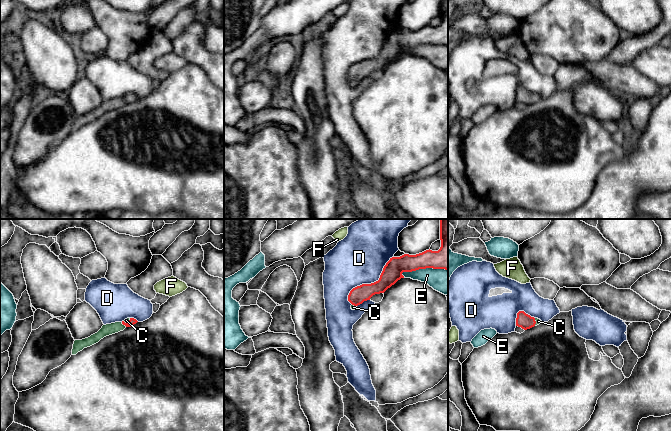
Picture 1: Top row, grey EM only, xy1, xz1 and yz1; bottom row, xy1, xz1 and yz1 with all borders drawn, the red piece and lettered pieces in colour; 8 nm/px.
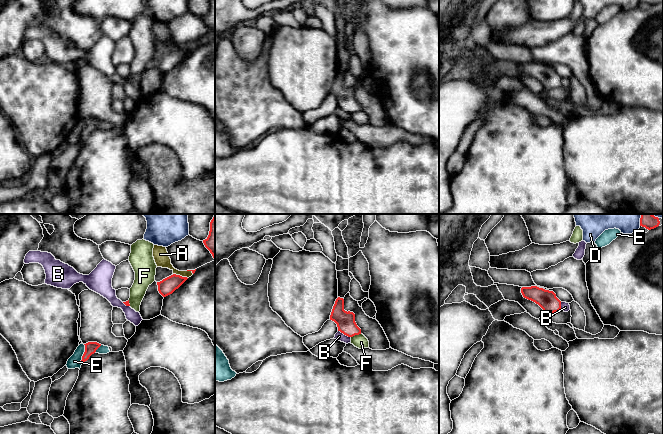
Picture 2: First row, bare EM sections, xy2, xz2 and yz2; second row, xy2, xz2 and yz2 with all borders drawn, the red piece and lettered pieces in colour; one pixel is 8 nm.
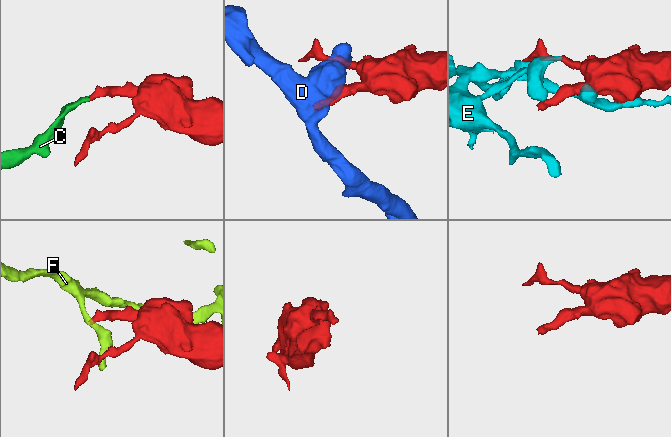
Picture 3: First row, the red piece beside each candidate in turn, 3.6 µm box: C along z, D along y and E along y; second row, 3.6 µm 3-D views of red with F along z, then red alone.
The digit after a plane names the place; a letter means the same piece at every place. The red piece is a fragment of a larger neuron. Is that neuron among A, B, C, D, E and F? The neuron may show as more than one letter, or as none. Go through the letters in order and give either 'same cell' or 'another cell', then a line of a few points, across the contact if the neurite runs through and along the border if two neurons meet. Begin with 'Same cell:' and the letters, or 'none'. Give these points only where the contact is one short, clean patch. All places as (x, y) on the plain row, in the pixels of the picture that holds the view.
Same cell: C
A: another cell
B: another cell | xz2 (338, 106), (350, 113)
C: same cell | xy1 (132, 97), (124, 98), (126, 96)
D: another cell
E: another cell
F: another cell | xz2 (360, 109), (351, 113)

